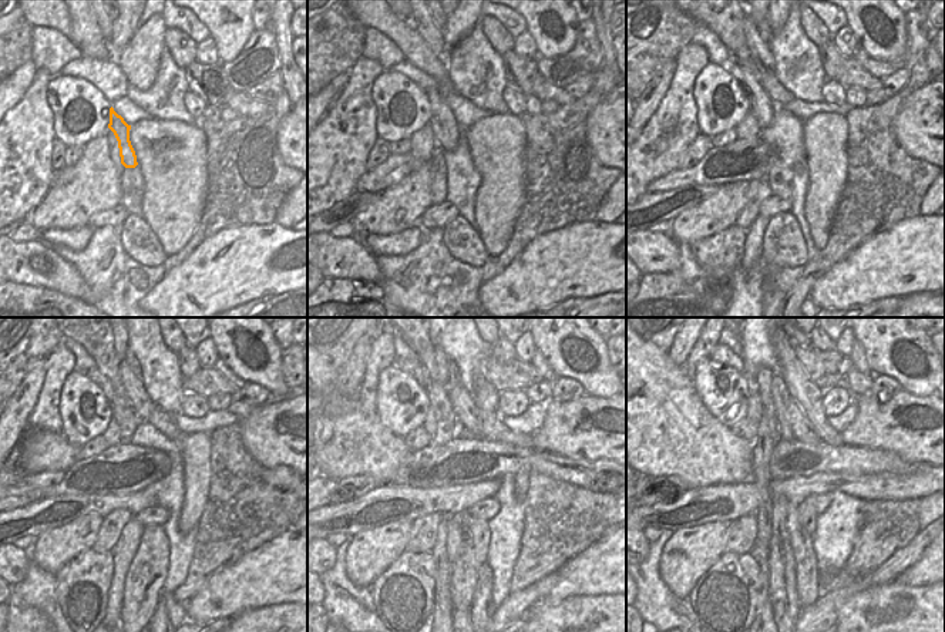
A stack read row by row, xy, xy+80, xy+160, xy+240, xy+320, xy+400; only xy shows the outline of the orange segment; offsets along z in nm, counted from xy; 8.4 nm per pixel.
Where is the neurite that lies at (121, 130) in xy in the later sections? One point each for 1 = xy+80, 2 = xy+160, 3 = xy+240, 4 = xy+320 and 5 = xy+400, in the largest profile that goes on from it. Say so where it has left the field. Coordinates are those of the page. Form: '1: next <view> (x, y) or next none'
1: next xy+80 (443, 124)
2: next xy+160 (762, 107)
3: next xy+240 (104, 383)
4: next xy+320 (413, 367)
5: next xy+400 (722, 353)

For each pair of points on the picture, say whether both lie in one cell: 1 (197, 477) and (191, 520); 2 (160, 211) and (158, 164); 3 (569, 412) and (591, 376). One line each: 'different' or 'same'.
1: same
2: same
3: different

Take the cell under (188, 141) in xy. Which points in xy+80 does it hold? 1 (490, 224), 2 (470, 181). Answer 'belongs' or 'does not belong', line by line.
1: belongs
2: does not belong

